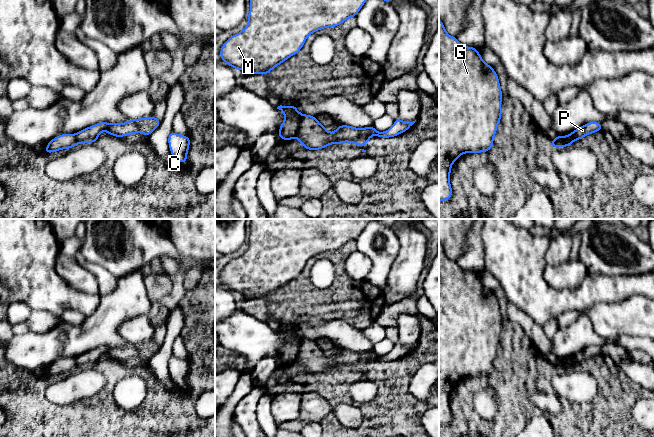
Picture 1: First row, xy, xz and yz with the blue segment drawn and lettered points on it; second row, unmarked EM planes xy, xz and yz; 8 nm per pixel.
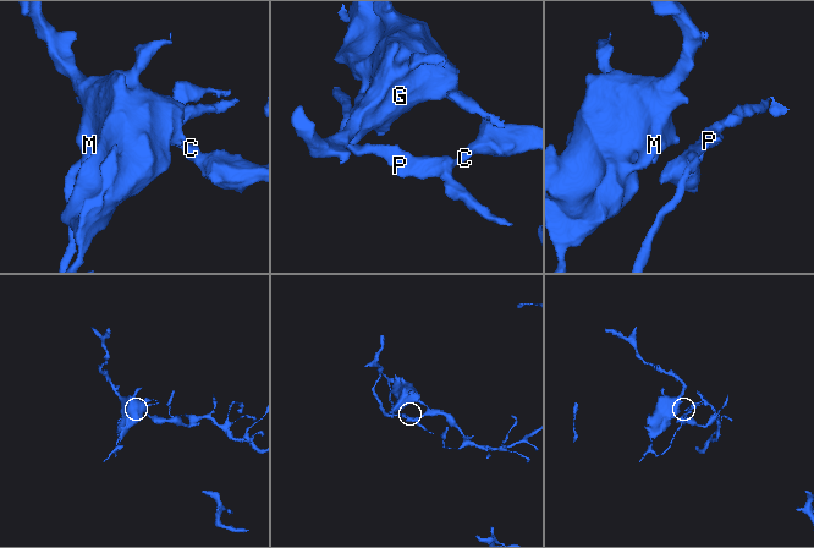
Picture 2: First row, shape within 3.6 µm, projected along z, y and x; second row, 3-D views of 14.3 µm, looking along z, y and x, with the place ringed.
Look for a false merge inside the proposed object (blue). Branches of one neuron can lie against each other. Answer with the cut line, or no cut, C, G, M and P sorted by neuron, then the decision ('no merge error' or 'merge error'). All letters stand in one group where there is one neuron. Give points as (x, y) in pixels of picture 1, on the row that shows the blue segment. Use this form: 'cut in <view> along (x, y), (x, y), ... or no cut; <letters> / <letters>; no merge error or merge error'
cut in xz along (302, 115), (295, 137); C P / G M; merge error

